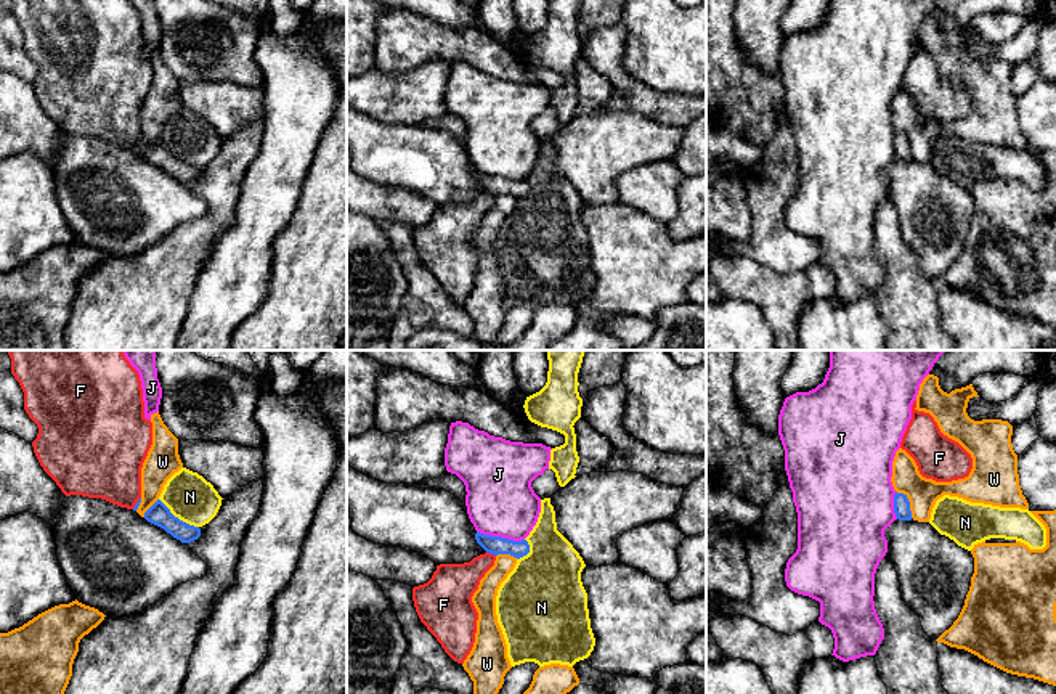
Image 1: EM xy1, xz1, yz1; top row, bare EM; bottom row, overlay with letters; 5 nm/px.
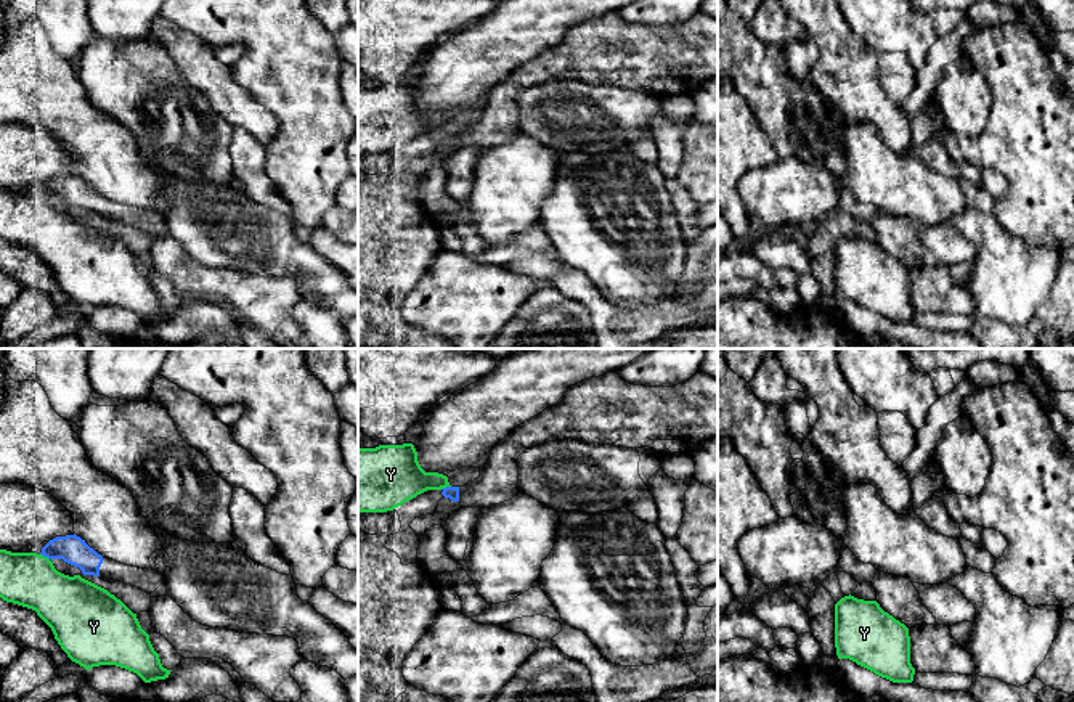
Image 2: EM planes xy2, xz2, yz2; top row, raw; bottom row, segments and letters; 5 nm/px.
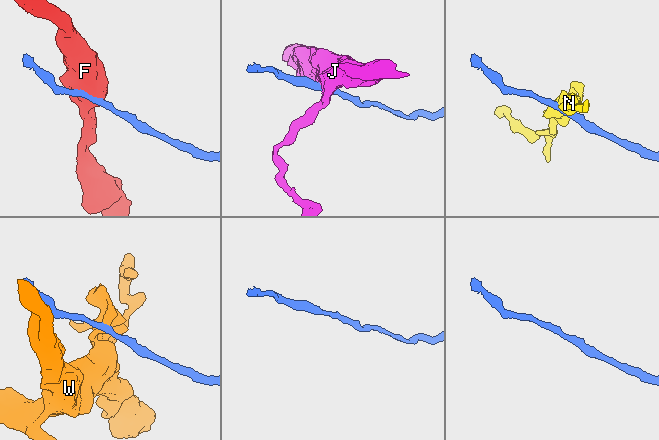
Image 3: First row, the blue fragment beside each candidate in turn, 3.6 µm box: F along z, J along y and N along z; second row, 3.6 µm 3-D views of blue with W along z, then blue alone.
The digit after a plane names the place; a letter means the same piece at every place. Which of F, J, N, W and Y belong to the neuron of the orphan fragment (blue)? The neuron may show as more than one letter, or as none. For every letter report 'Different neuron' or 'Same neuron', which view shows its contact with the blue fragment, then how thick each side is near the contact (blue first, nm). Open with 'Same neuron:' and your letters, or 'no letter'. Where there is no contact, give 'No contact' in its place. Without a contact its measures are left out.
Same neuron: no letter
F: Different neuron. Touches blue in xz1. Thickness 100 nm (blue) against 220 nm
J: Different neuron. Touches blue in xz1. Thickness 100 nm (blue) against 340 nm
N: Different neuron. Touches blue in xy1. Thickness 110 nm (blue) against 240 nm
W: Different neuron. Touches blue in yz1. Thickness 80 nm (blue) against 150 nm
Y: Different neuron. Touches blue in xz2. Thickness 60 nm (blue) against 260 nm

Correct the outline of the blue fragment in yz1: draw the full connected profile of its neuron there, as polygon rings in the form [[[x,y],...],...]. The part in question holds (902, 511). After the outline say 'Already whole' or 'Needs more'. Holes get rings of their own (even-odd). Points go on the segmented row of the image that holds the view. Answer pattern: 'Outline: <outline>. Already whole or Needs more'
Outline: [[[897,493],[894,495],[894,512],[899,520],[912,520],[910,501],[907,495]]]. Already whole

